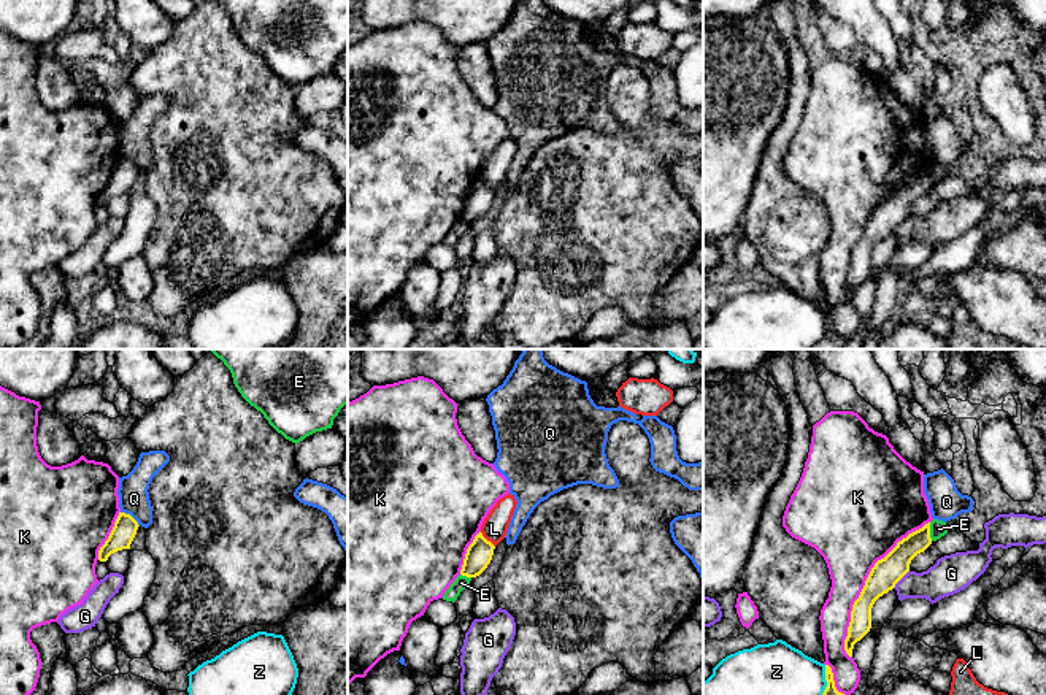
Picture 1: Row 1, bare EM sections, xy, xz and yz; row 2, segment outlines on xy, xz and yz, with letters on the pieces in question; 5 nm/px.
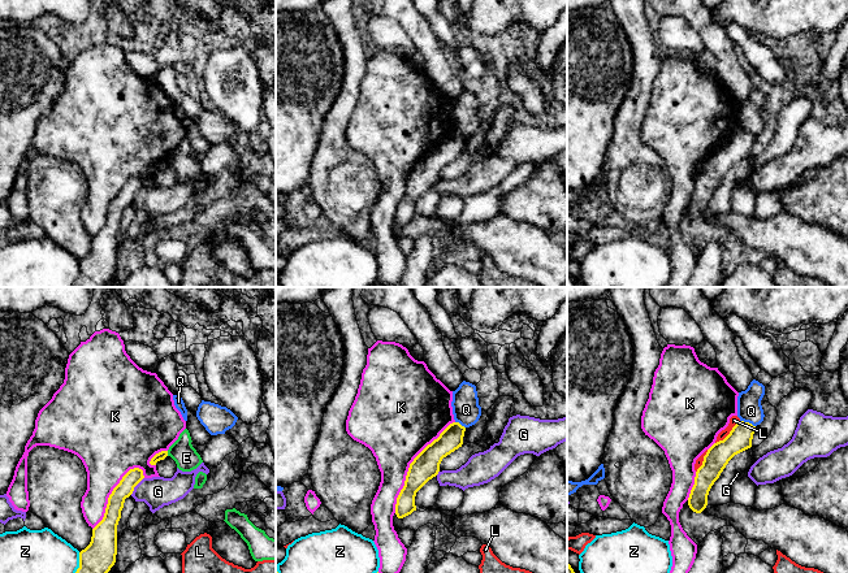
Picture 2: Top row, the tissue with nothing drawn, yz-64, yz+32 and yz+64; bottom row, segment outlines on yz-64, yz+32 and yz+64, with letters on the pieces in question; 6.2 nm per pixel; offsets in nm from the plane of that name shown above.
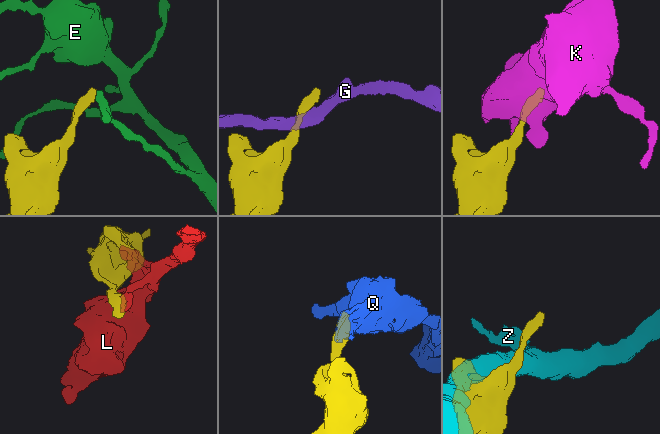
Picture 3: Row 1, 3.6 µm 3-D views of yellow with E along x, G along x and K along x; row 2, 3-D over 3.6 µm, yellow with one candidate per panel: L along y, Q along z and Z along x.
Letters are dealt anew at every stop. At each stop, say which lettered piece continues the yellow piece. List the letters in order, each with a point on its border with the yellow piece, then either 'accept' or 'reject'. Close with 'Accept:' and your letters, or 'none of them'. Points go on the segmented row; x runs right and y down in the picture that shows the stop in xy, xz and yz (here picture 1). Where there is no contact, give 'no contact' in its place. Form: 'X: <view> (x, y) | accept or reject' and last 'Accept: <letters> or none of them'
E: yz (929, 532) | reject
G: yz (900, 578) | reject
K: yz (865, 584) | reject
L: xz (484, 538) | reject
Q: xy (130, 516) | reject
Z: yz (826, 679) | reject
Accept: none of them

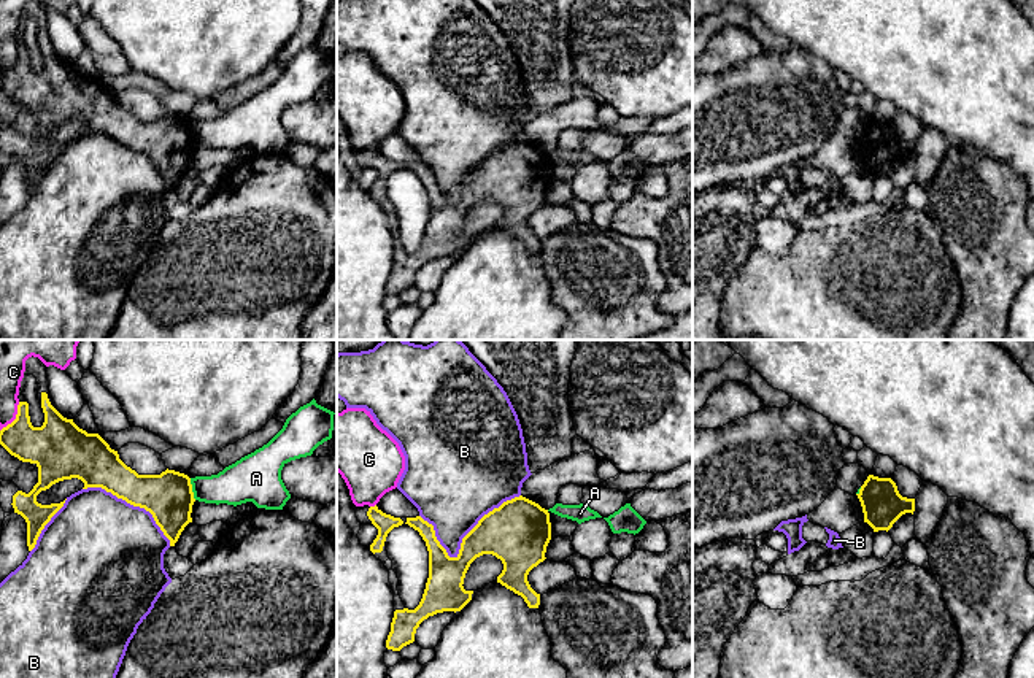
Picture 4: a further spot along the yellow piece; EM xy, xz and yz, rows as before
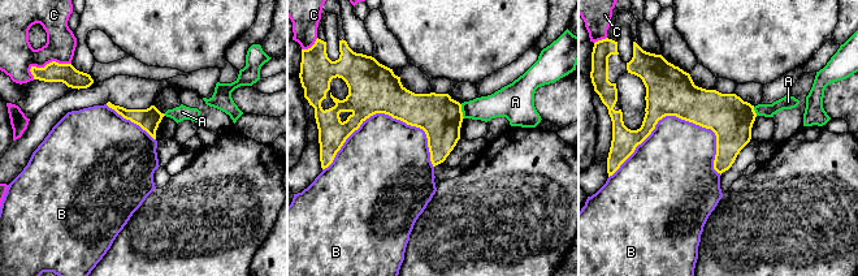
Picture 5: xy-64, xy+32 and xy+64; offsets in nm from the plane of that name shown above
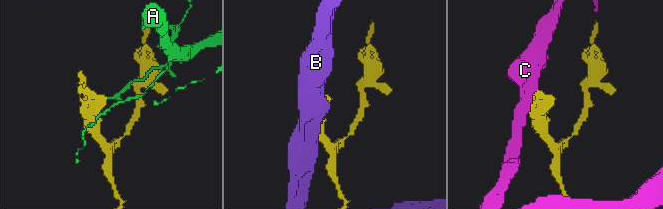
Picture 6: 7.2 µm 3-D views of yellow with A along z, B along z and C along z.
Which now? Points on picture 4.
A: xy (191, 489) | reject
B: xz (462, 542) | reject
C: xy (16, 418) | reject
Accept: none of them

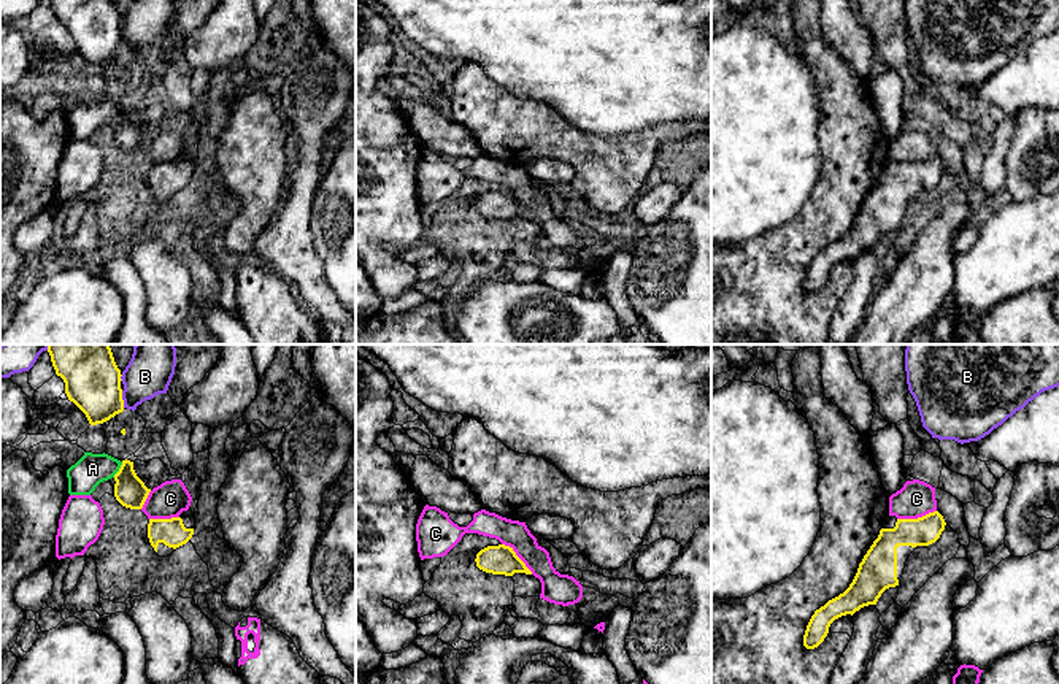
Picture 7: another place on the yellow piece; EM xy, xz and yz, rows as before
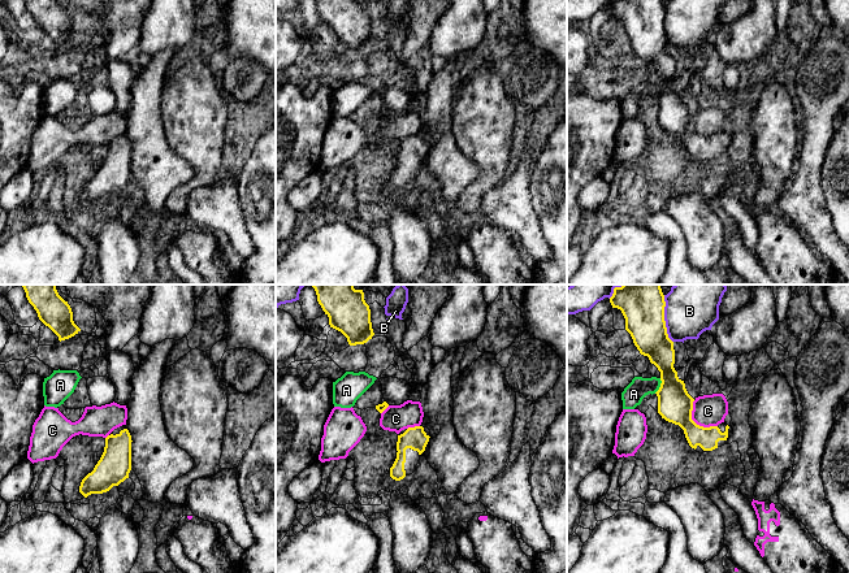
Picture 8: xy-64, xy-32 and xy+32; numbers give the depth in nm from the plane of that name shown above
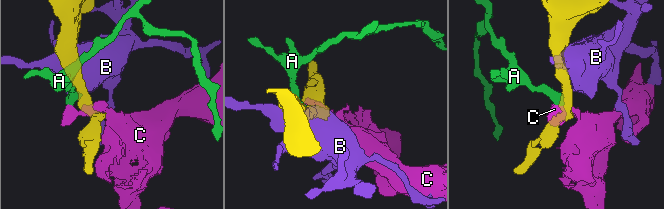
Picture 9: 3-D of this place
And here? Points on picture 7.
A: xy (119, 470) | reject
B: xy (121, 399) | reject
C: yz (918, 518) | reject
Accept: none of them

